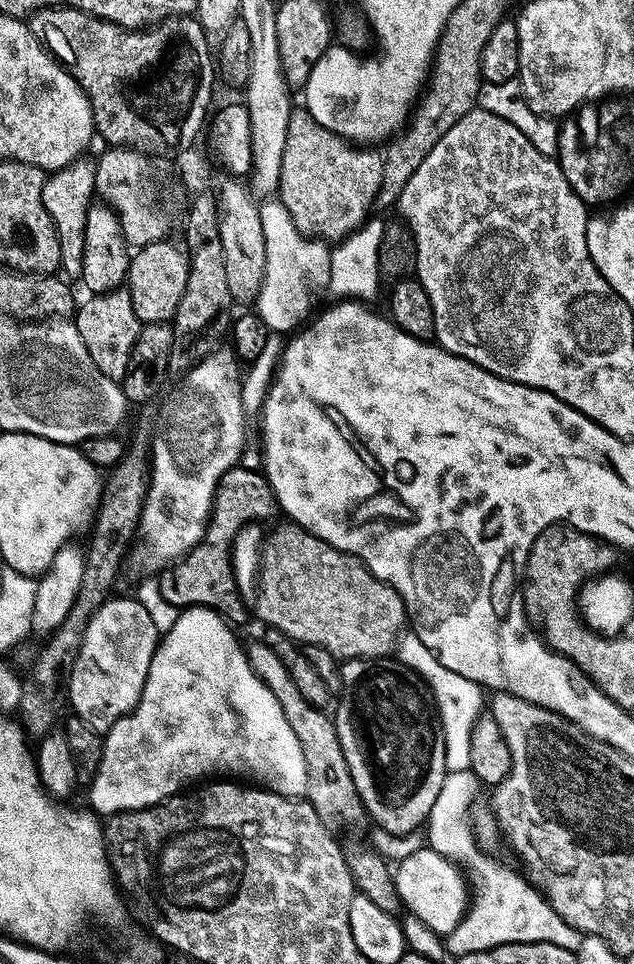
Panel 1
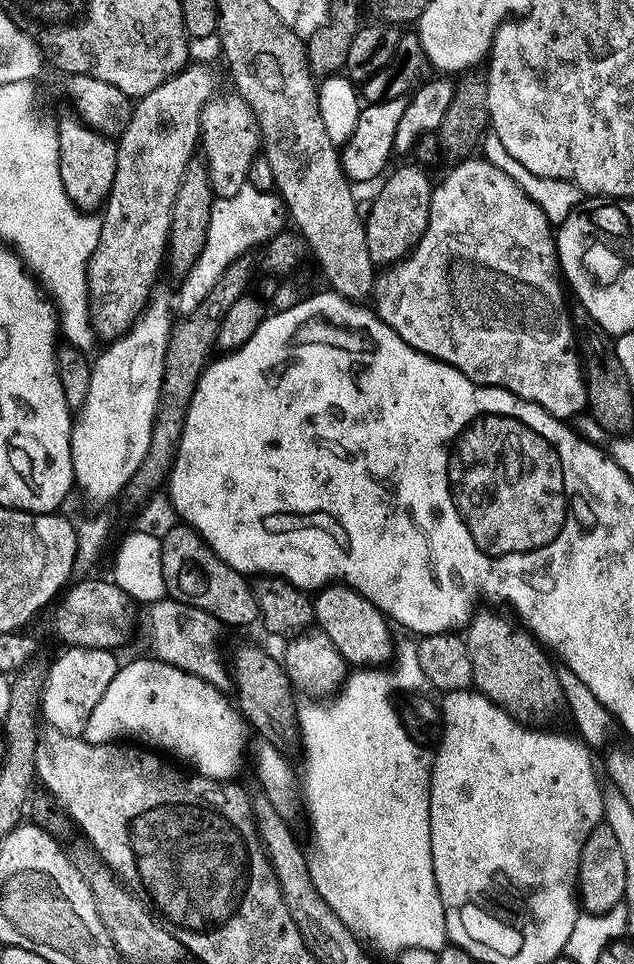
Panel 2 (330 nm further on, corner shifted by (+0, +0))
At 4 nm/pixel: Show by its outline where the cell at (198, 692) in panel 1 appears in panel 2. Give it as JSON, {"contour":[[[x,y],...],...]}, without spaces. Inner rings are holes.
{"contour":[[[143,659],[132,660],[129,664],[121,663],[117,667],[114,682],[106,686],[106,694],[98,698],[98,706],[94,706],[86,722],[83,739],[92,744],[111,744],[121,738],[131,738],[149,749],[159,750],[161,753],[173,752],[178,759],[185,760],[188,764],[196,764],[195,771],[199,775],[221,782],[231,781],[235,777],[232,775],[239,770],[240,763],[246,760],[246,721],[237,705],[229,697],[228,701],[221,689],[194,674],[164,664],[160,660]]]}

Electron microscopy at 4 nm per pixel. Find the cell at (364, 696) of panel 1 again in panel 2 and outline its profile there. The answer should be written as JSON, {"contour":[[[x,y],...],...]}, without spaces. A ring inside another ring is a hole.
{"contour":[[[342,583],[328,584],[315,593],[312,610],[314,624],[319,631],[324,632],[334,642],[338,654],[342,654],[345,665],[348,666],[384,666],[393,659],[392,632],[390,621],[383,612],[371,604],[358,590]]]}

